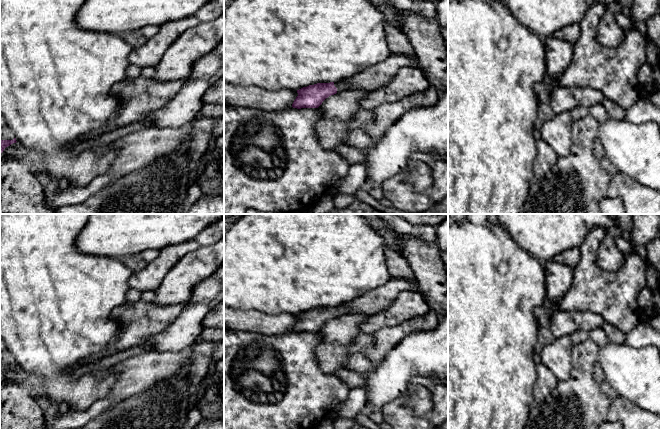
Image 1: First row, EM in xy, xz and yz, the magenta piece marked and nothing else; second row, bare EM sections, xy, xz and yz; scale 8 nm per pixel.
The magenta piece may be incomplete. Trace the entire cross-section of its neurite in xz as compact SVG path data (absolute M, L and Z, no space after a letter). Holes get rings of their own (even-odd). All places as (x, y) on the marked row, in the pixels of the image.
M391 53L387 59L364 68L349 78L330 83L317 83L297 90L298 96L292 107L318 108L326 98L337 92L360 89L372 91L386 85L401 68L409 66L412 66L410 55Z

